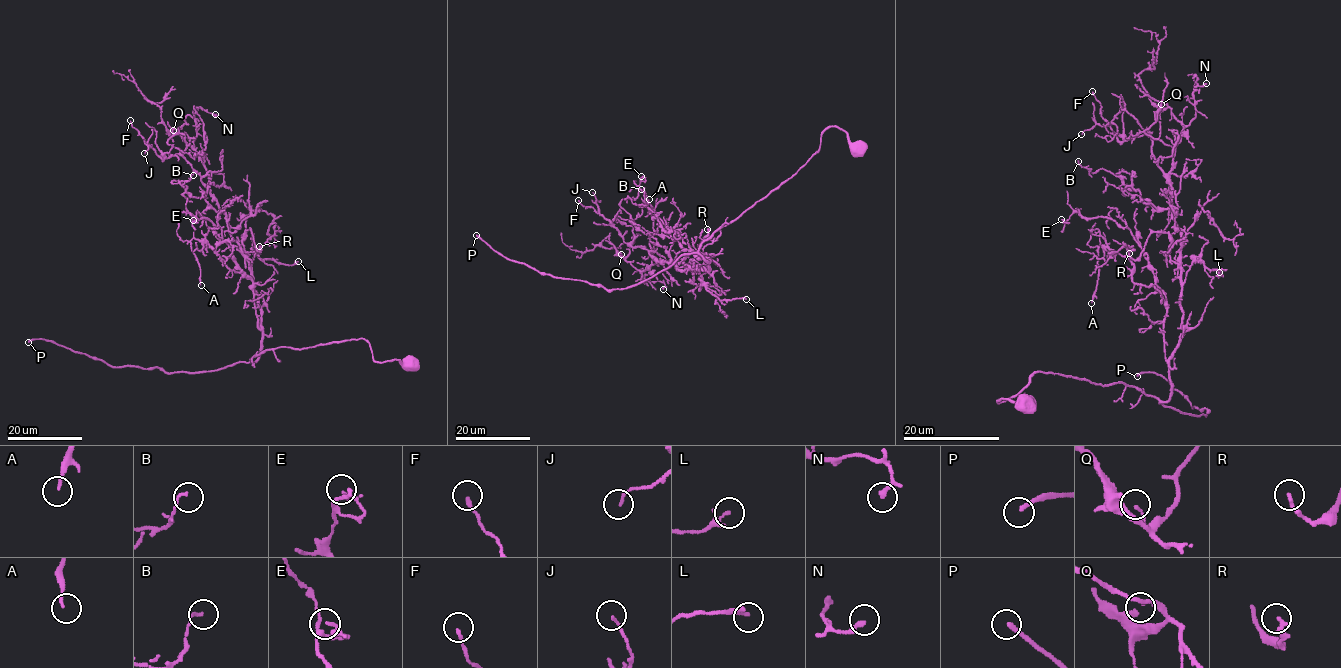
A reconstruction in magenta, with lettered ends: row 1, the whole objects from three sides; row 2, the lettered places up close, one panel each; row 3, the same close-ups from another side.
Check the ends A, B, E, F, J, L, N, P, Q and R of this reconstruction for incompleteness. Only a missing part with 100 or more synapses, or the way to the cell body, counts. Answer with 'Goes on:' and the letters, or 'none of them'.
Goes on: P

